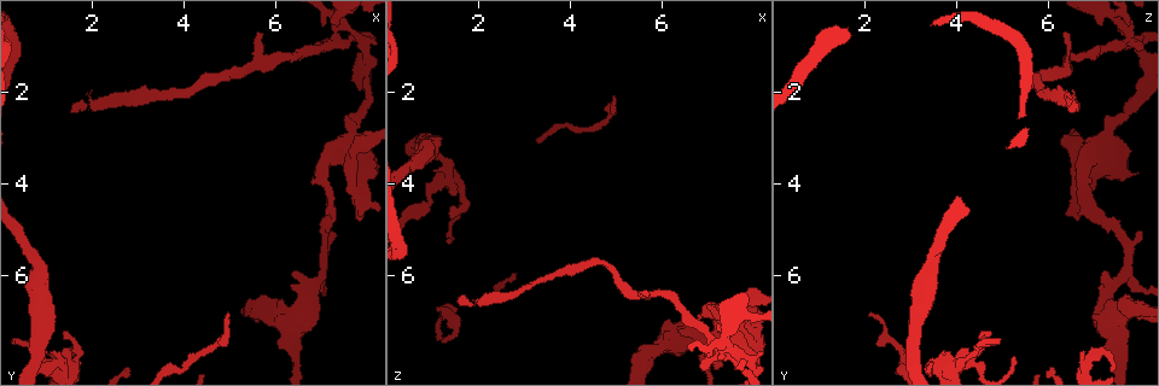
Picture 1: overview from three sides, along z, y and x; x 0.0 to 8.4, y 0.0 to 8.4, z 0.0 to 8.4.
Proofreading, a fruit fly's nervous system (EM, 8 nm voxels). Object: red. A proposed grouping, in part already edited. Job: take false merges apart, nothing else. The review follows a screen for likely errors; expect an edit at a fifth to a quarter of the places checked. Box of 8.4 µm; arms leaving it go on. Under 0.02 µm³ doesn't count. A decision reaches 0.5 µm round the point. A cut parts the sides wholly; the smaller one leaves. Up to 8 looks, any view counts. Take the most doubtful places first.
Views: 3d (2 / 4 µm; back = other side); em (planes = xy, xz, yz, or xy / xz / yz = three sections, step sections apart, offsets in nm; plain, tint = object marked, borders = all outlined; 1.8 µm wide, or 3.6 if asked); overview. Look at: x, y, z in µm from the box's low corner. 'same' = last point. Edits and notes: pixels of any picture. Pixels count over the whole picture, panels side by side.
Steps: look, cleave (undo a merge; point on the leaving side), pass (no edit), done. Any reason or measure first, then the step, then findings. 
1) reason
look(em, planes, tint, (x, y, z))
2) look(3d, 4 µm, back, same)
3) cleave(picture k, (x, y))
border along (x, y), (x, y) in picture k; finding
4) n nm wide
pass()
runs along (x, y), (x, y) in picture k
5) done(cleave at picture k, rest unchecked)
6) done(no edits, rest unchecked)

thin arm on a thick one
look(em, planes, tint, (6.95, 6.05, 7.50))

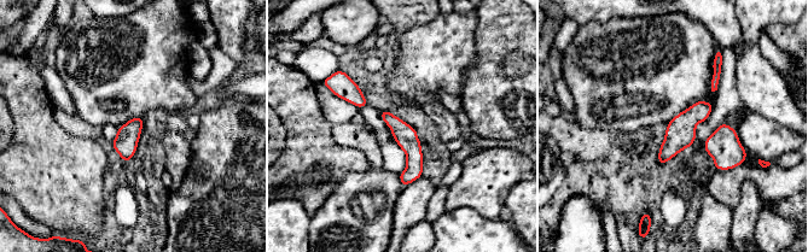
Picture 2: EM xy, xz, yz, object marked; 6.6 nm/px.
pass()
runs along (384, 113), (412, 147), (406, 181) in picture 2; all the same neuron

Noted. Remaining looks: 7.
narrows sharply
look(3d, 2 µm, (7.55, 3.20, 7.05))

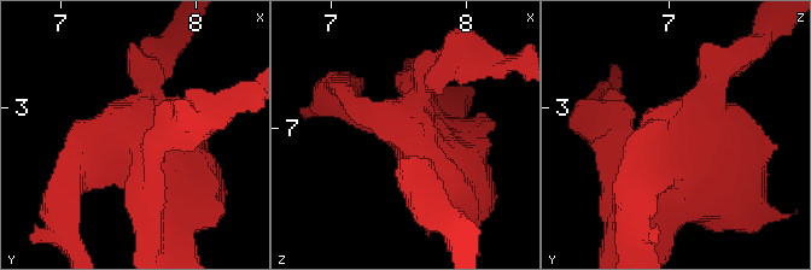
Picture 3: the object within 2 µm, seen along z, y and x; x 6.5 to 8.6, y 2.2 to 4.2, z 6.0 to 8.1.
look(em, yz, step 4, tint, (7.56, 3.24, 7.04))

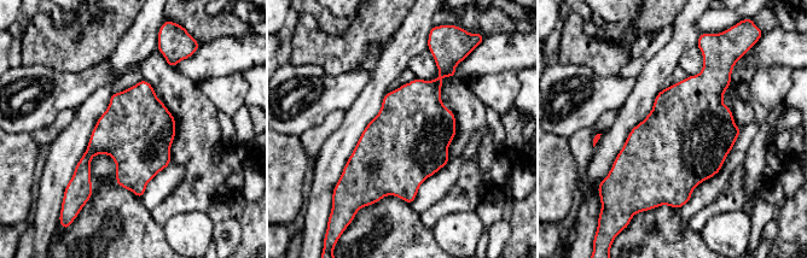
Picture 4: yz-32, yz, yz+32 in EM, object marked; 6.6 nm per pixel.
look(em, planes, tint, same)

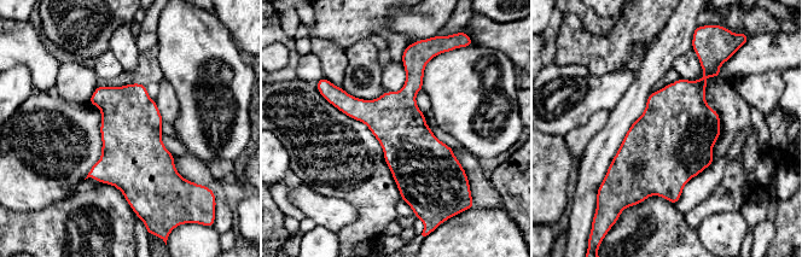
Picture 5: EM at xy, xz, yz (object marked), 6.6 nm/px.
pass()
all the same neuron

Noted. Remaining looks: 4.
a narrow waist
look(em, 3.6 µm, xz, step 8, tint, (4.65, 1.75, 5.70))

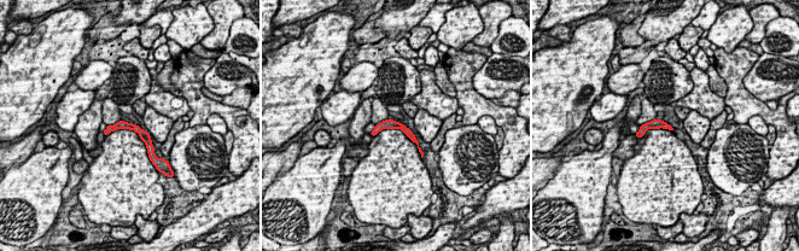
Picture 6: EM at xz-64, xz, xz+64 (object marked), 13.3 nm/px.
look(em, 3.6 µm, planes, tint, same)

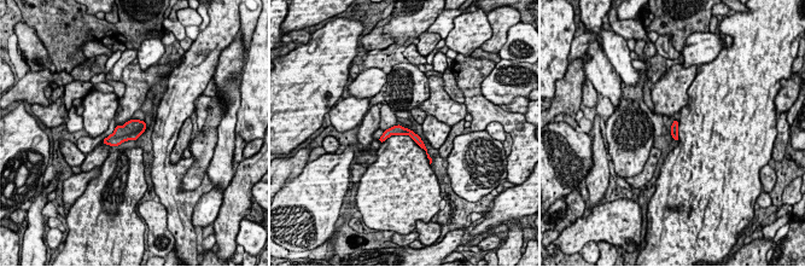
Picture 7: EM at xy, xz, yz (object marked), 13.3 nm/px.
pass()
runs along (381, 139), (409, 132), (420, 143) in picture 7; all the same neuron

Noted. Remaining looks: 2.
done(no edits, rest unchecked)

